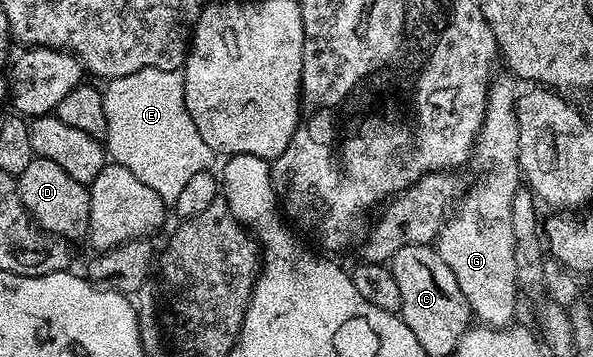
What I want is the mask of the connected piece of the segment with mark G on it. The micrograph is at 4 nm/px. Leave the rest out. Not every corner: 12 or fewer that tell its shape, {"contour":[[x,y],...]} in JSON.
{"contour":[[490,83],[482,175],[436,239],[473,317],[506,328],[520,294],[512,202],[520,86]]}

